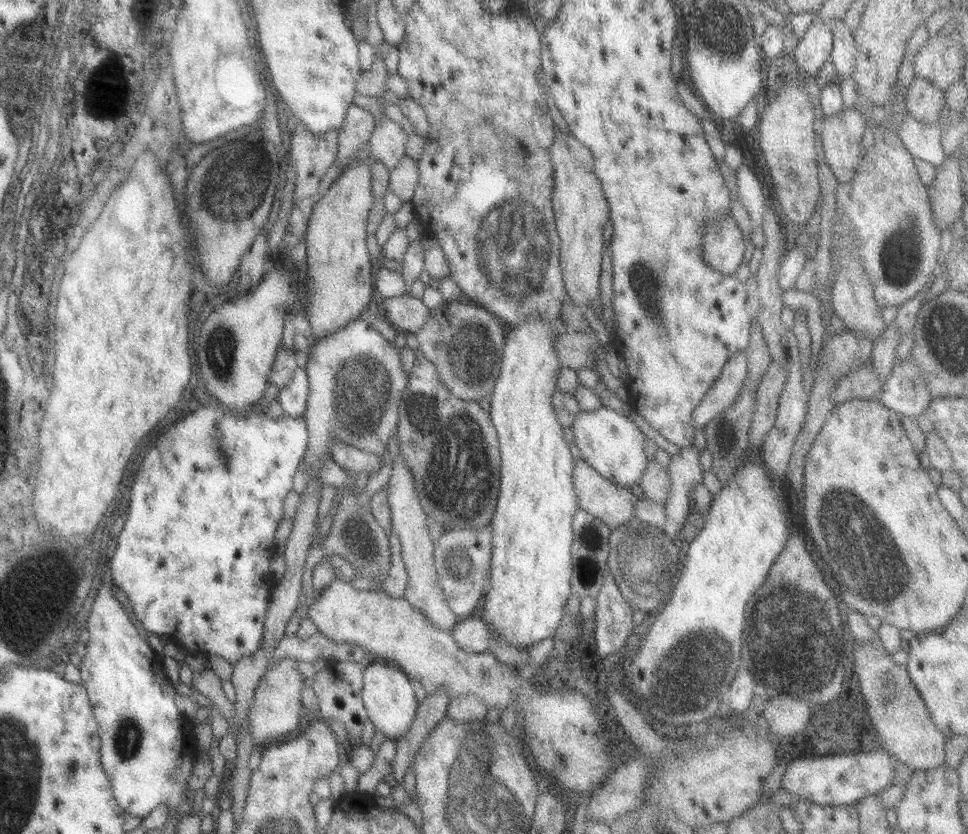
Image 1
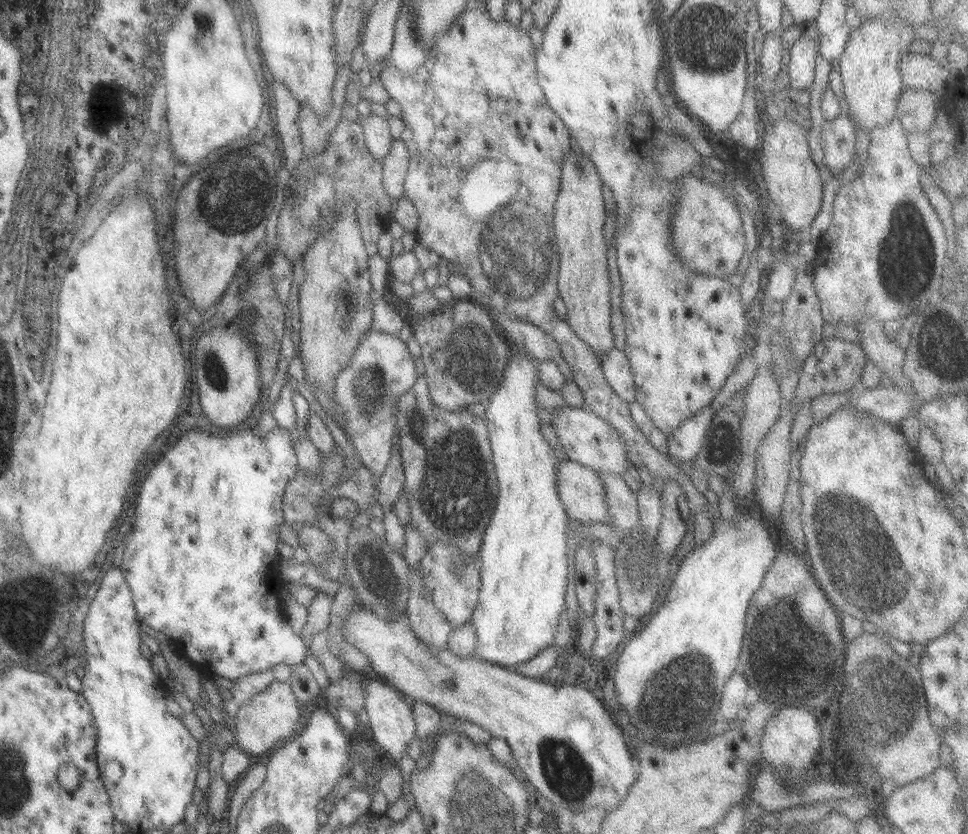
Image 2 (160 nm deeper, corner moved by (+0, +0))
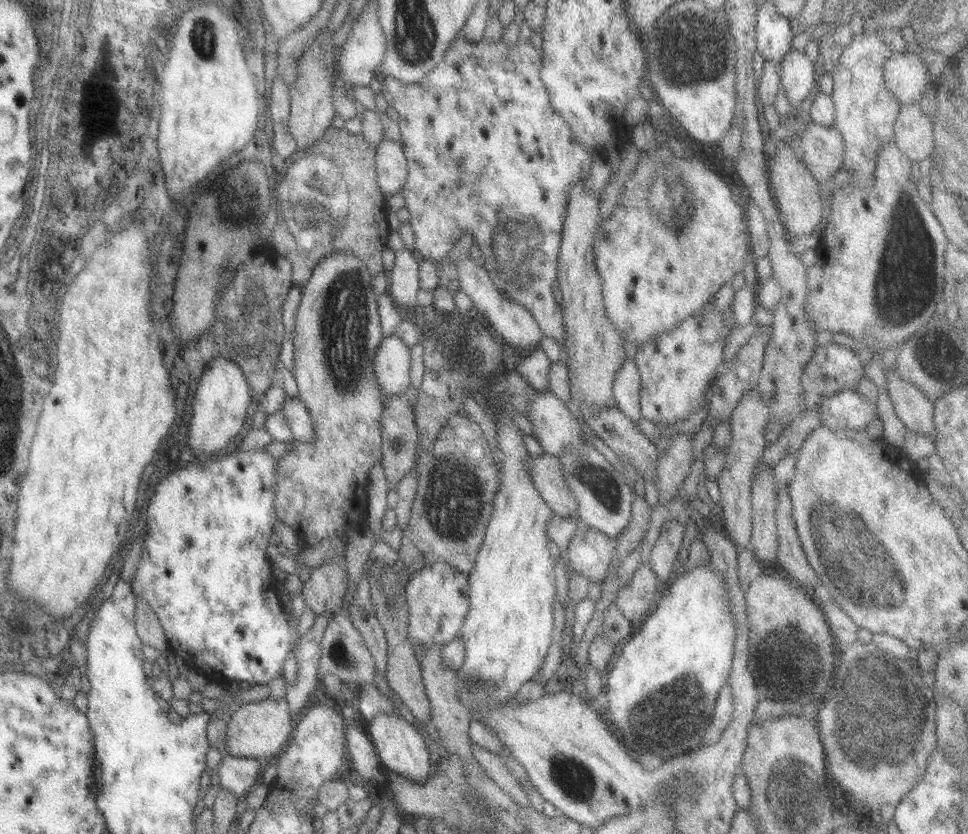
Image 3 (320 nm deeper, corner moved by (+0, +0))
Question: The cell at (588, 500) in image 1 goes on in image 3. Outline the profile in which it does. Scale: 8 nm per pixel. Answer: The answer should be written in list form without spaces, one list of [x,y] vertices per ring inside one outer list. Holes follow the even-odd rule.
[[[529,456],[524,465],[530,483],[554,516],[566,519],[576,516],[574,500],[563,482],[556,456]]]

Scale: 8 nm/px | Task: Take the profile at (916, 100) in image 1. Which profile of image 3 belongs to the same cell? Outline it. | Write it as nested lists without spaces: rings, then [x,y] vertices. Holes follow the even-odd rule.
[[[918,104],[898,107],[894,121],[895,147],[910,162],[929,158],[934,151],[932,125],[929,115],[924,115]]]

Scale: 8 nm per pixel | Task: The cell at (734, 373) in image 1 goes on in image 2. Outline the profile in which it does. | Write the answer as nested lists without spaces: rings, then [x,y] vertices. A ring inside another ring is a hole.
[[[711,404],[677,425],[666,439],[666,451],[669,458],[676,462],[692,461],[704,442],[705,431],[710,425],[713,409]]]

